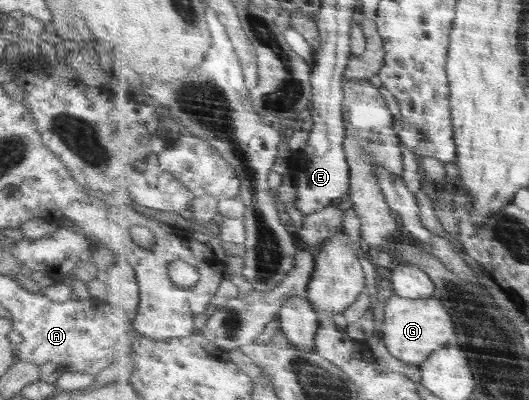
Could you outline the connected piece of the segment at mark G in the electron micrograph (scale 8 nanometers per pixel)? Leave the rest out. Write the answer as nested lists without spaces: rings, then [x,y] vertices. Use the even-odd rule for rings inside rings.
[[[395,295],[386,304],[386,325],[384,342],[393,357],[403,363],[422,365],[431,354],[447,348],[457,337],[453,315],[447,310],[445,302],[434,296],[430,299],[413,299]]]

